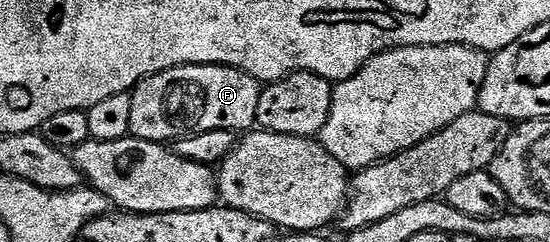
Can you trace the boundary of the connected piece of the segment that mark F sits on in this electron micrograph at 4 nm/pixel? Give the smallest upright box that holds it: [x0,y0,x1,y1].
[130,64,261,142]

